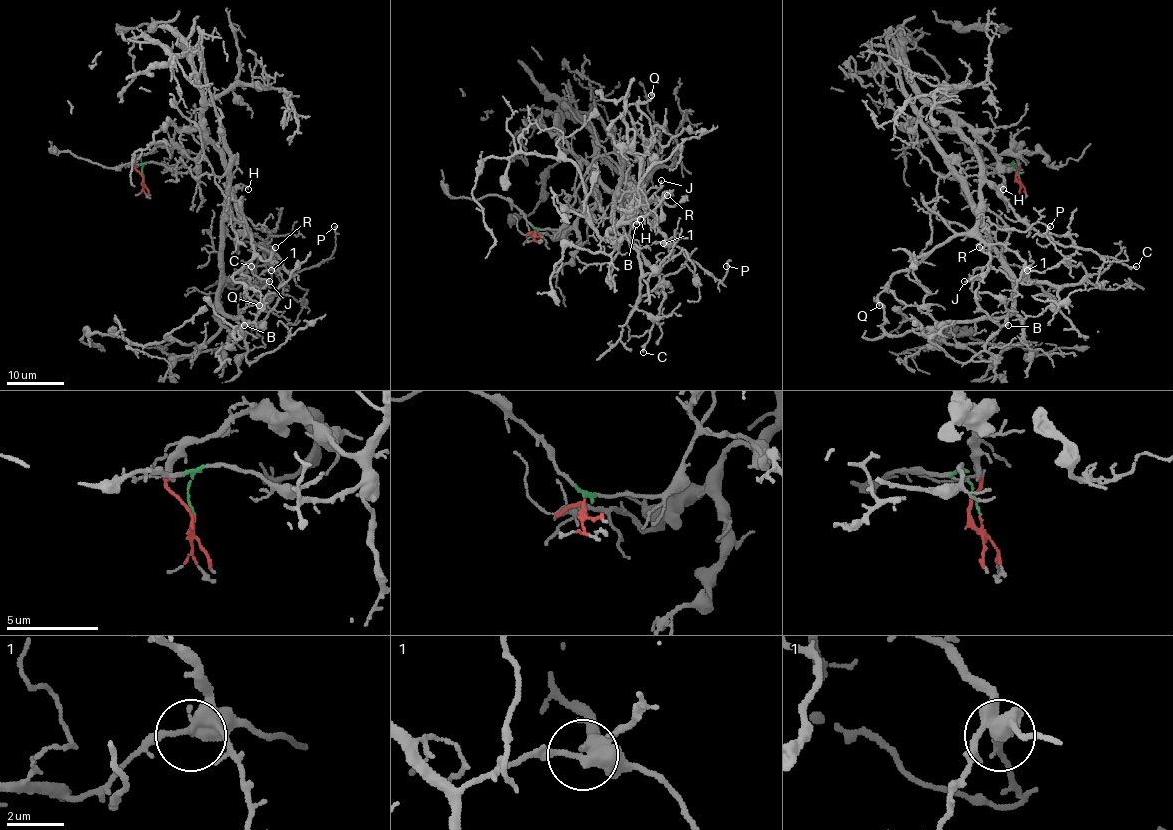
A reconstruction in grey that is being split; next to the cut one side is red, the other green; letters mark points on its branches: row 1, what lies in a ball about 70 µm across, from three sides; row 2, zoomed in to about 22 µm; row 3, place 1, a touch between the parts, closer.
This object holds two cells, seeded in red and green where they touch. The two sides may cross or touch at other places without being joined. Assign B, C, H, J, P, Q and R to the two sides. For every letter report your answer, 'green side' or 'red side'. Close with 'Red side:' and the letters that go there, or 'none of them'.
B: green side
C: red side
H: red side
J: red side
P: green side
Q: red side
R: red side
Red side: C, H, J, Q, R

